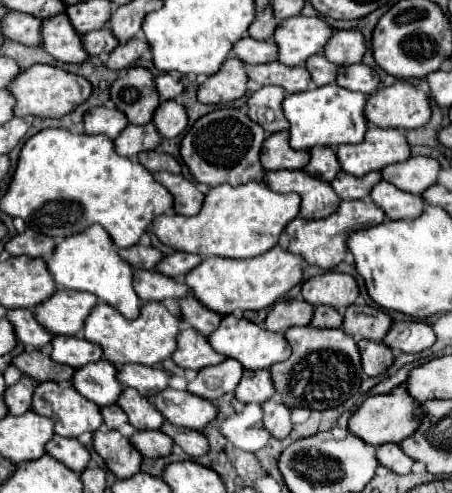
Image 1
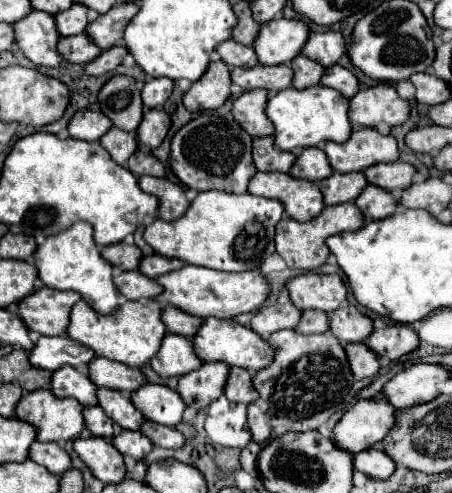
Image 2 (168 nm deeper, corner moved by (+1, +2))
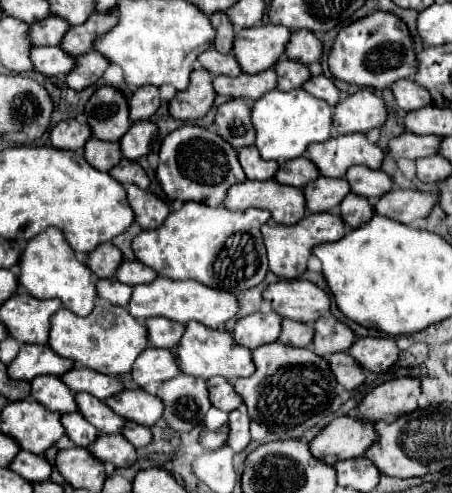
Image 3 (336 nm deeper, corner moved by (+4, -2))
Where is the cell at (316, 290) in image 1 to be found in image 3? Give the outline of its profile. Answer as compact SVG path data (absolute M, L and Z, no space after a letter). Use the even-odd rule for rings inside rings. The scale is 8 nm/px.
M280 280L270 284L262 298L282 318L312 324L330 314L330 296L308 280Z

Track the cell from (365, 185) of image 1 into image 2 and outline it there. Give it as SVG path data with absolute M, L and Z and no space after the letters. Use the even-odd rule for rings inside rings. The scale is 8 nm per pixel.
M333 172L329 178L319 182L319 188L325 194L325 204L353 202L365 186L367 186L367 180L363 172L351 172L351 174Z

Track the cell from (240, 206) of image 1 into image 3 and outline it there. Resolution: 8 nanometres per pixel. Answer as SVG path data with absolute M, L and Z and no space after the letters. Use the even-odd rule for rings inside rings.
M184 202L184 206L178 212L172 212L166 218L162 228L144 230L142 234L138 234L132 240L132 250L134 250L136 260L152 268L158 276L173 280L194 279L210 288L228 290L236 294L240 290L250 290L256 284L260 284L268 272L266 248L264 248L264 240L260 234L260 226L268 220L270 220L270 212L258 210L258 208L248 208L244 212L232 212L222 206L208 208L202 202Z

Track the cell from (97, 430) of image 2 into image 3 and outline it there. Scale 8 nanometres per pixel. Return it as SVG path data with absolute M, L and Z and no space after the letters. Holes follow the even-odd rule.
M70 412L70 414L62 414L60 418L66 436L74 442L74 446L86 448L88 444L92 444L98 436L98 430L92 428L92 424L88 424L80 412Z

